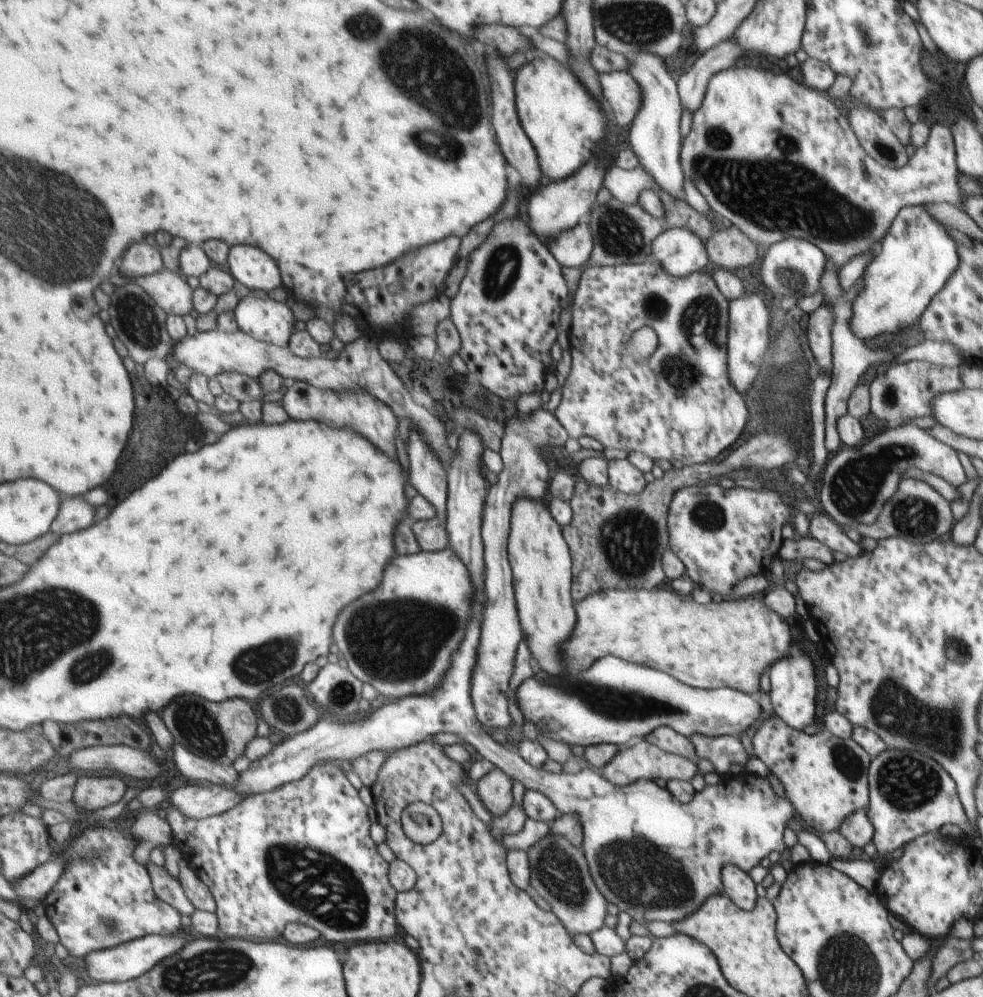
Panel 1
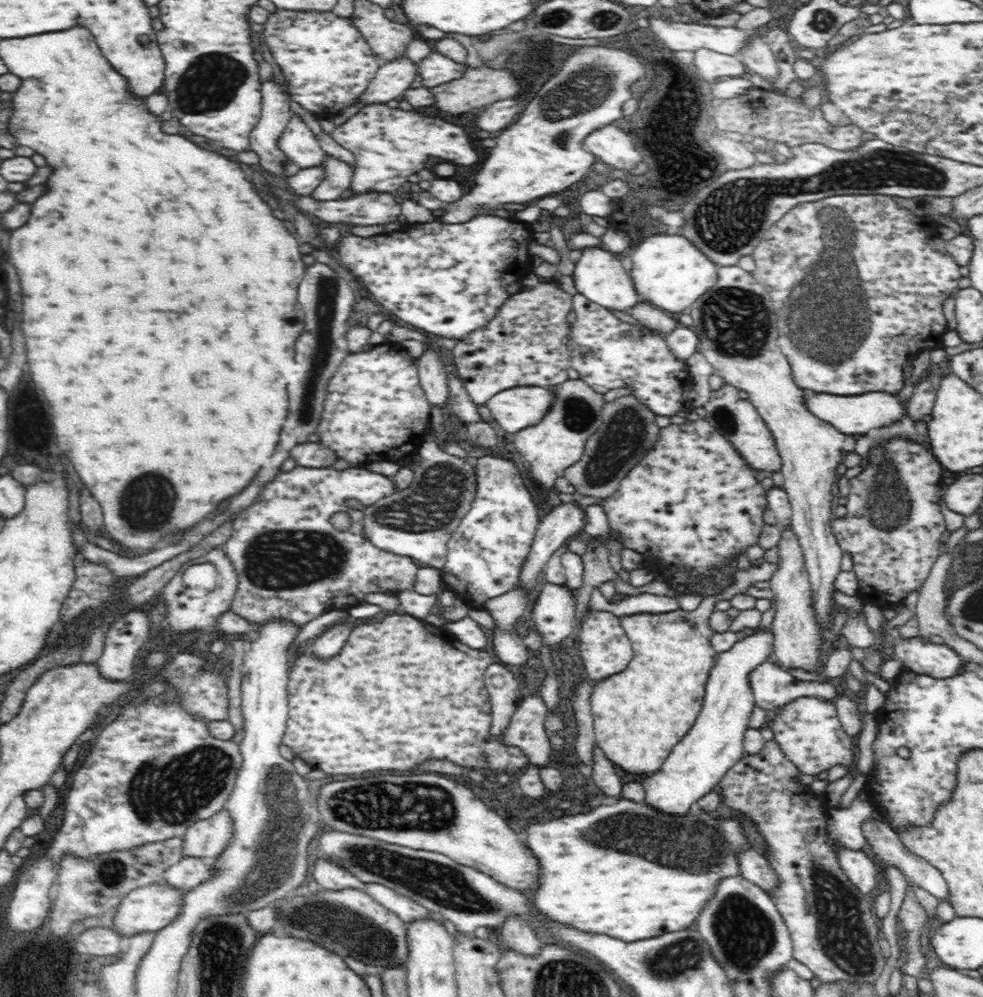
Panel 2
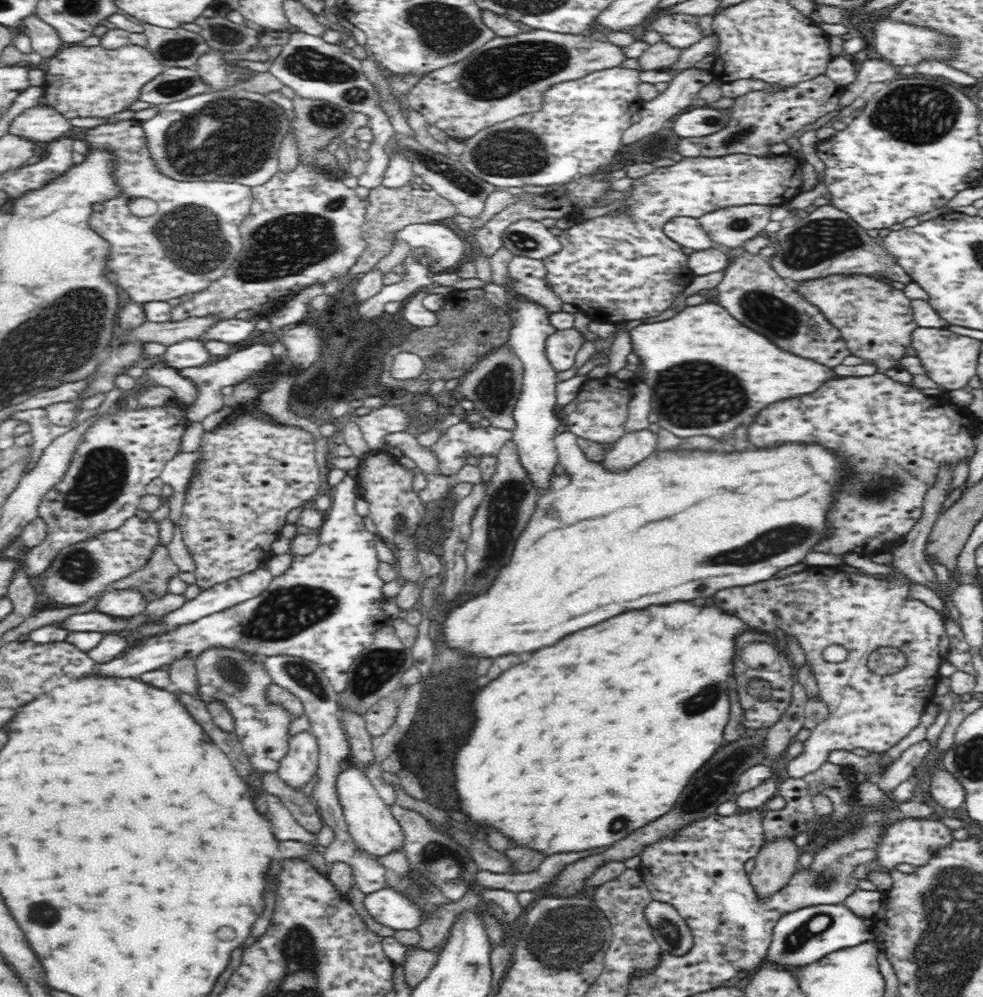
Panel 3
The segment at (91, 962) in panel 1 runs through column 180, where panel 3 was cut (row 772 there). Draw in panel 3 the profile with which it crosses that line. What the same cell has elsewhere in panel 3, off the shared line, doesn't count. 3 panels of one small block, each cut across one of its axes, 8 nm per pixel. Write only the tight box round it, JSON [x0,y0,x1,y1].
[929,769,966,810]

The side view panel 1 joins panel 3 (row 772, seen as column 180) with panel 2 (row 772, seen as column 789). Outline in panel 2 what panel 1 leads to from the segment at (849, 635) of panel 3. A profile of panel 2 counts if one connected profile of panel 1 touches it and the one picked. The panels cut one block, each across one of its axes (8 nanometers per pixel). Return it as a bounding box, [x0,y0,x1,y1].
[772,697,857,774]

